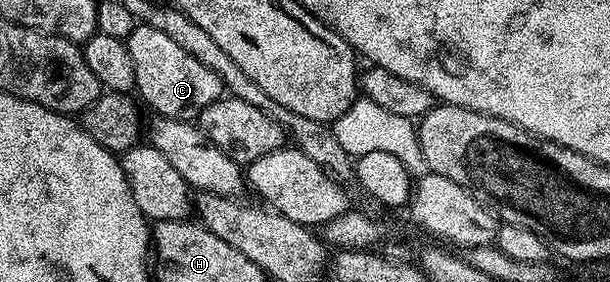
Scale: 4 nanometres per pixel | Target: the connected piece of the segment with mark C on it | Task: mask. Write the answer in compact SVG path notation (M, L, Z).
M137 24L133 27L127 45L131 52L131 64L135 64L136 93L141 93L140 101L154 106L157 109L154 111L160 117L193 120L203 108L207 108L207 104L222 97L223 87L219 76L215 76L207 64L199 64L191 52L183 52L183 48L179 48L179 44L175 44L167 32Z

